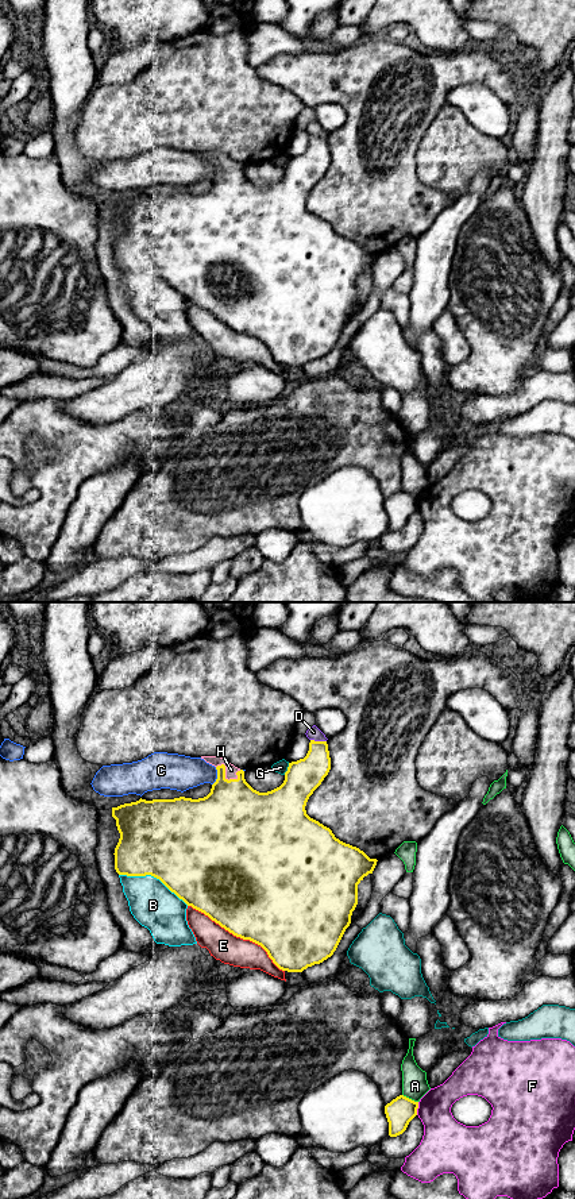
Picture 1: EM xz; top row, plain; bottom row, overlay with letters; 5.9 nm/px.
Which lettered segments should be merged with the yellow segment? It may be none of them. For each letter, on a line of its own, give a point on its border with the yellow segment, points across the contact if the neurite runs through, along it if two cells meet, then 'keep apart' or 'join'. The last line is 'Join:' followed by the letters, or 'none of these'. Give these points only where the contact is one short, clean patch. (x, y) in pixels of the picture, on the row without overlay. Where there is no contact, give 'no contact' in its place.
A: contact xz (411, 494); keep apart
B: contact xz (154, 272); keep apart
C: contact xz (217, 172); keep apart
D: contact xz (319, 137); keep apart
E: contact xz (238, 331); keep apart
F: contact xz (417, 502); keep apart
G: contact xz (288, 164); keep apart
H: contact xz (224, 169); way xz (234, 209), (230, 176), (224, 169), (231, 165); join
Join: H

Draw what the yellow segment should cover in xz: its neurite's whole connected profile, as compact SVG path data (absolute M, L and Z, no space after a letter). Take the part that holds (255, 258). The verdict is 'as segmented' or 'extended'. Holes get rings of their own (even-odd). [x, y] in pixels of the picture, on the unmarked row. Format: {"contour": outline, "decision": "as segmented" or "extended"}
{"contour": "M310 135L309 146L304 154L289 158L285 167L283 178L267 188L254 185L244 174L244 166L231 159L220 151L201 151L207 158L217 165L217 174L212 180L211 188L198 194L174 193L174 194L139 194L136 197L124 198L112 203L112 212L116 215L116 221L120 228L119 238L115 243L115 265L119 270L146 271L151 270L159 274L171 288L182 294L188 301L204 308L212 316L228 325L236 332L250 335L261 340L282 366L302 367L308 362L320 359L333 350L346 324L351 319L351 311L358 300L358 279L364 271L373 269L377 254L370 254L363 246L350 239L346 239L335 232L332 225L306 209L305 201L313 186L321 180L331 165L331 153L327 136Z", "decision": "extended"}

